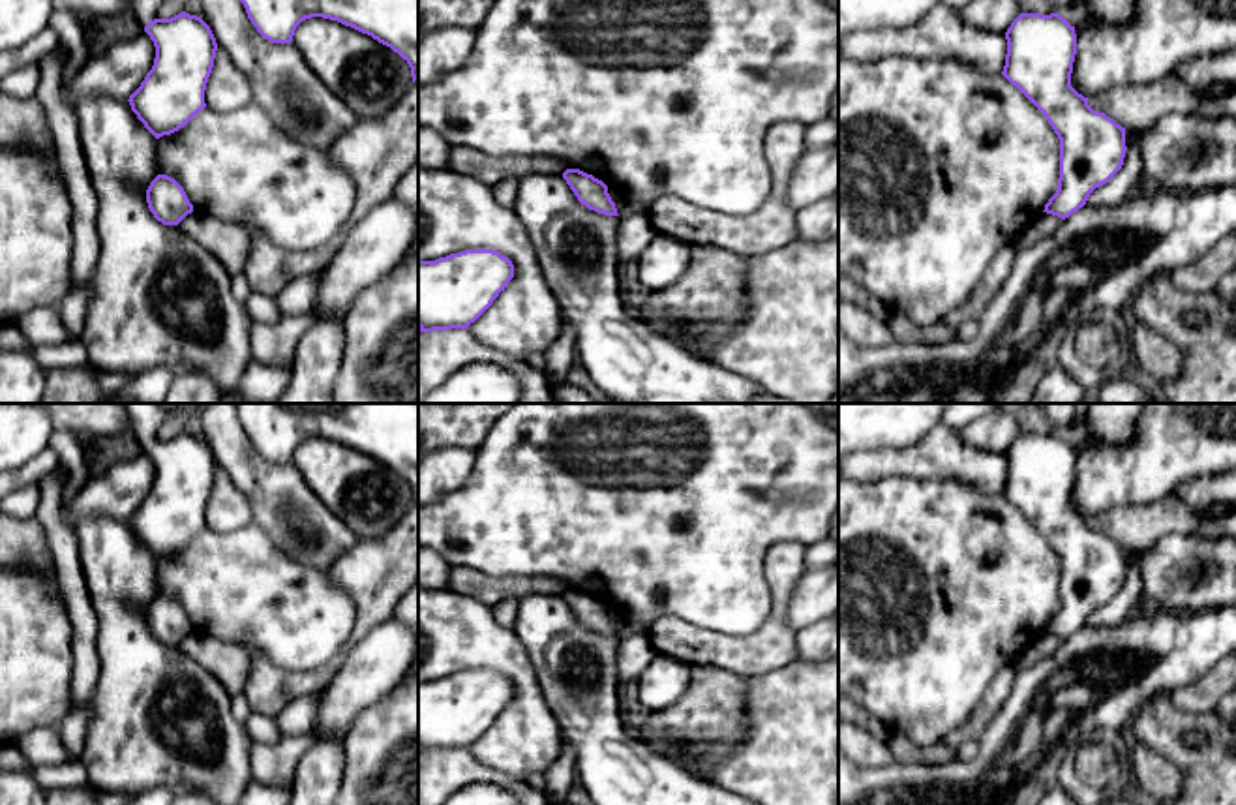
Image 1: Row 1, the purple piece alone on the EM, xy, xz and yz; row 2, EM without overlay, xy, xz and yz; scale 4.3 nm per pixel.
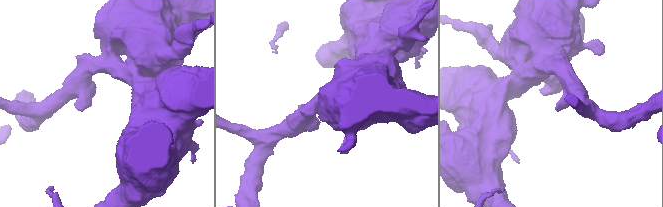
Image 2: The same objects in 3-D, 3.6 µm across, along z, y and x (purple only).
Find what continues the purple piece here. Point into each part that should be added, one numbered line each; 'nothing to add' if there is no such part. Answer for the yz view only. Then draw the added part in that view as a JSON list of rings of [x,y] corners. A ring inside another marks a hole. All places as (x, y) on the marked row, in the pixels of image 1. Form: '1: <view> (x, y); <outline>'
nothing to add

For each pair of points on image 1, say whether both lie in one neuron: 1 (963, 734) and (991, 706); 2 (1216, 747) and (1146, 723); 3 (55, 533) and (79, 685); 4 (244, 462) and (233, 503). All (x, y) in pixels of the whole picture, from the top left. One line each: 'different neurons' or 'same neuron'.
1: same neuron
2: same neuron
3: same neuron
4: different neurons

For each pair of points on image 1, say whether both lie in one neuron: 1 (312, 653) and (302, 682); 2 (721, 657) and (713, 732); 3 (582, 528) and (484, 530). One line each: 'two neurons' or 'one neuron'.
1: two neurons
2: two neurons
3: one neuron

